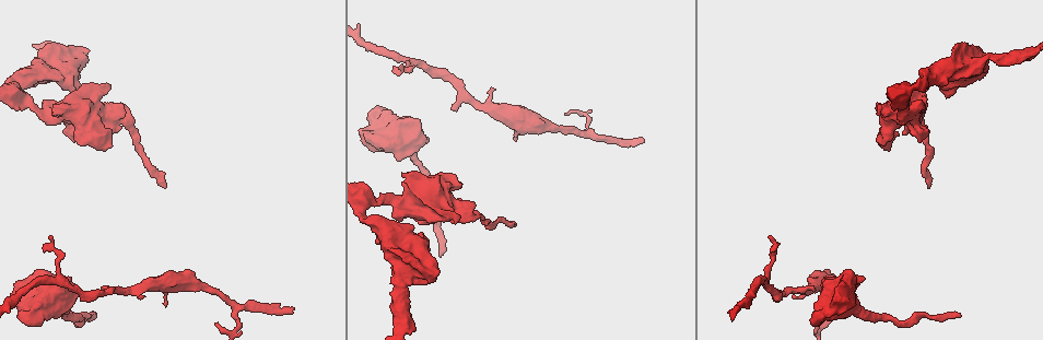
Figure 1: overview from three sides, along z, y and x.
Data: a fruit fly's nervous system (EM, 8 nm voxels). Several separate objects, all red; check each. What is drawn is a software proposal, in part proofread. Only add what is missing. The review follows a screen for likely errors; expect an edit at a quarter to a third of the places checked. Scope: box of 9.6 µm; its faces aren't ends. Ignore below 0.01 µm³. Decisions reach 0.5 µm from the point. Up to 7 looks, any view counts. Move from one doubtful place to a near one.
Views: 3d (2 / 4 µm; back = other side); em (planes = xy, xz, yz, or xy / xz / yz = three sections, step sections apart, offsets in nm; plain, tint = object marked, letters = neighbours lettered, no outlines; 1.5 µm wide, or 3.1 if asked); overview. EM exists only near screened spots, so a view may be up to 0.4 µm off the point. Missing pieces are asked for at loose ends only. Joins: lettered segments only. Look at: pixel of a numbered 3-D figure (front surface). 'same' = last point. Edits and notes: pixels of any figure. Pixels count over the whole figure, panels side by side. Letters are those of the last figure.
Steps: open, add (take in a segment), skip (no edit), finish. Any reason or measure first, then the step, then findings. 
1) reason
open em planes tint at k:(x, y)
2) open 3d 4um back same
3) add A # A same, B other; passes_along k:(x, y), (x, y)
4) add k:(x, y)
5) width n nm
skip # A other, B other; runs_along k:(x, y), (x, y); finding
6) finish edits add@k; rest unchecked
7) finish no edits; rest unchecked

branch stops here
open em yz step 8 plain at 1:(948, 97)

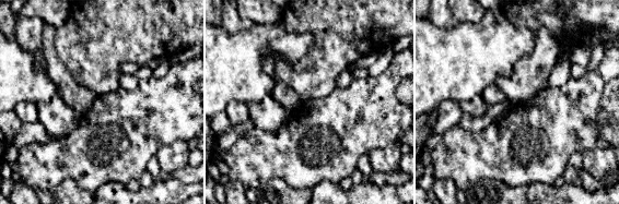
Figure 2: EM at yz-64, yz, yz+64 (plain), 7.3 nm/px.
open em yz step 8 tint same

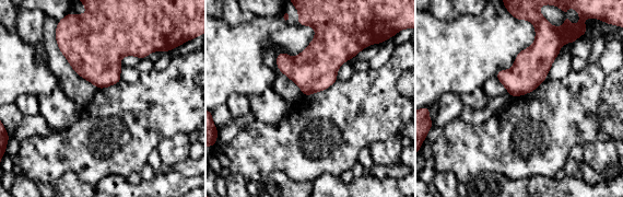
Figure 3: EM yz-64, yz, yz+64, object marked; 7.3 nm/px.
open em yz step 8 letters same

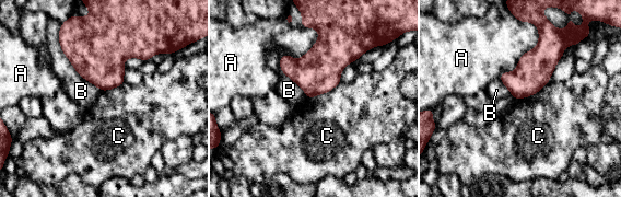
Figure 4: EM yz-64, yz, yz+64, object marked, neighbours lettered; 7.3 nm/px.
skip # A other, B other, C other; no lettered segment goes on from it

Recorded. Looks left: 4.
free end
open 3d 2um at 1:(440, 254)

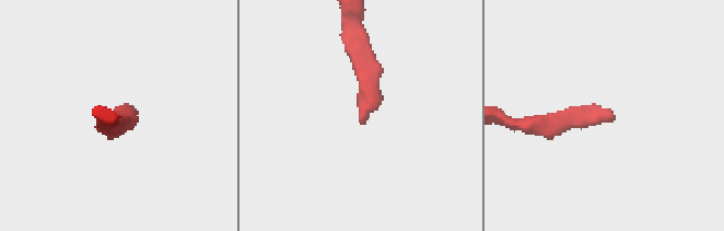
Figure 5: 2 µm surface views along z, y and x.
open em planes letters at 5:(361, 121)

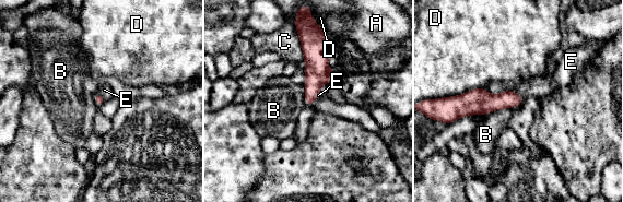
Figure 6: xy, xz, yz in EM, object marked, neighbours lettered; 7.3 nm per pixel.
add E # A other, B other, C other, D other, E same; passes_along 6:(485, 102), (518, 95), (538, 86); it goes on there

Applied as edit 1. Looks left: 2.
an open end
open em xz step 8 tint at 1:(425, 141)

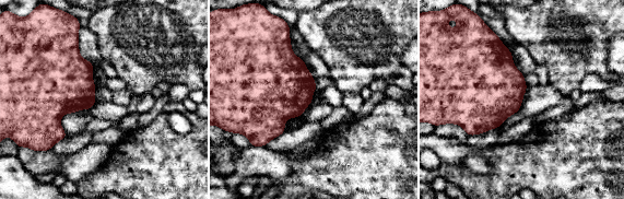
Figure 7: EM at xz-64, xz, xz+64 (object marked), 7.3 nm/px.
see the neighbours
open em xz step 8 letters same

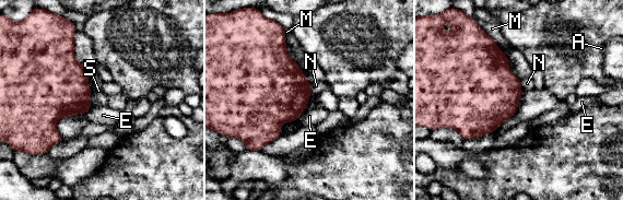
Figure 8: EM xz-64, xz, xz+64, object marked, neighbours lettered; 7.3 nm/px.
longest_contact M 140 nm
skip # A other, E other, M other, N other, S other; border 8:(518, 80), (522, 91); none of them fits

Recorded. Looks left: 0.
finish edits add@6; rest unchecked

